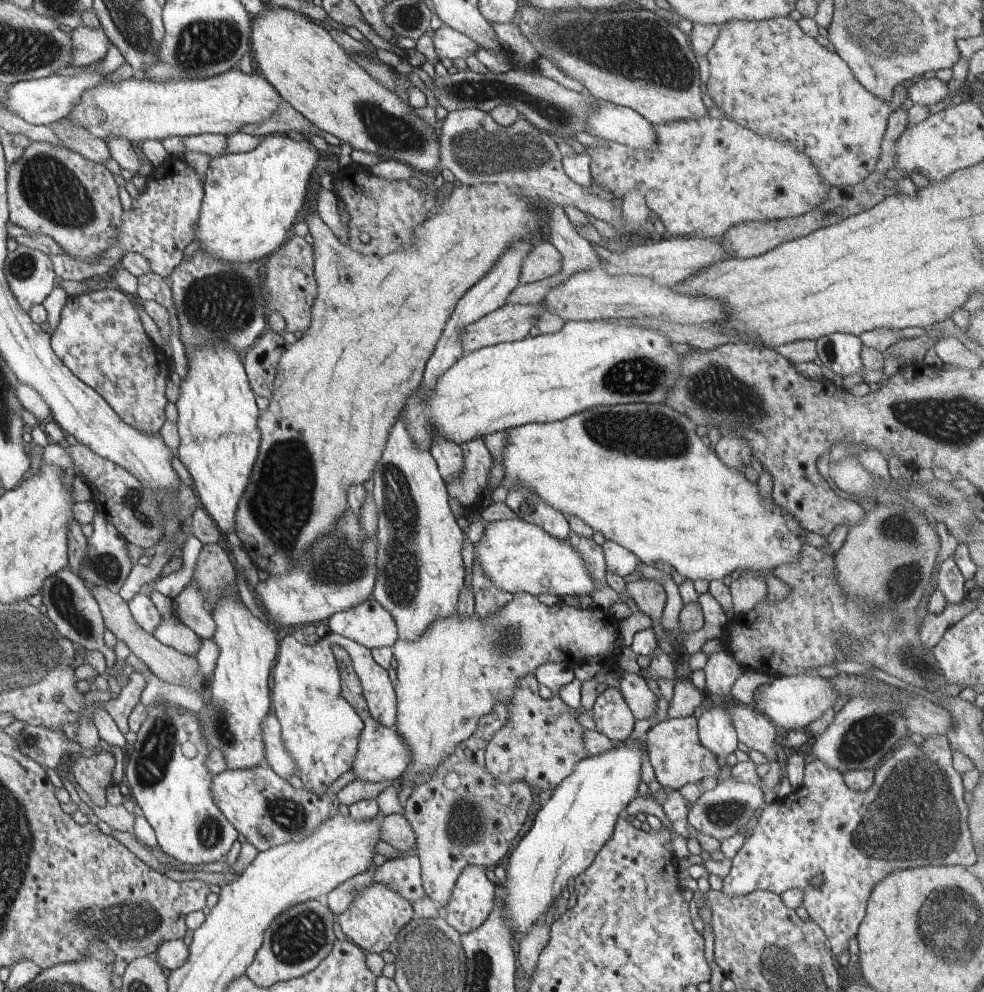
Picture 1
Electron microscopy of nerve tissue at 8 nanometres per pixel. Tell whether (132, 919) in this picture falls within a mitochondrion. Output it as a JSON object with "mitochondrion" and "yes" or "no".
{"mitochondrion":"yes"}

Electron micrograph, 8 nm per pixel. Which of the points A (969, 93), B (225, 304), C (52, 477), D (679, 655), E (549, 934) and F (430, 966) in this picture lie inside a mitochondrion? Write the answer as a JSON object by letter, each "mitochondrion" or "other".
{"A":"other","B":"mitochondrion","C":"other","D":"other","E":"other","F":"mitochondrion"}

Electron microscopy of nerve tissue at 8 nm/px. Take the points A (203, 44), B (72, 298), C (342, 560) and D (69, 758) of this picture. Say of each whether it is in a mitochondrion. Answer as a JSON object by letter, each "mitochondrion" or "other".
{"A":"mitochondrion","B":"other","C":"mitochondrion","D":"other"}

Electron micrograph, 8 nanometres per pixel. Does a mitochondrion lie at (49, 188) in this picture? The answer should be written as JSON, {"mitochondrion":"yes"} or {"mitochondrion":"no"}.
{"mitochondrion":"yes"}

